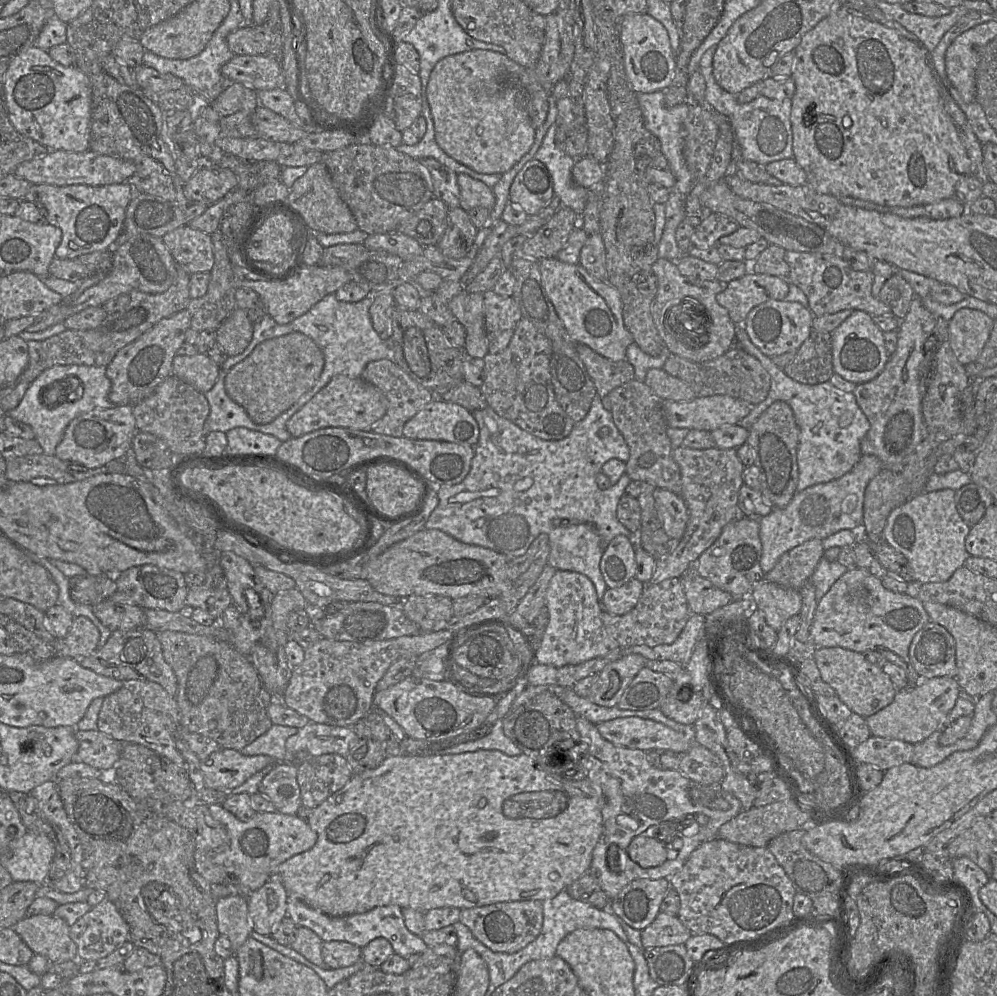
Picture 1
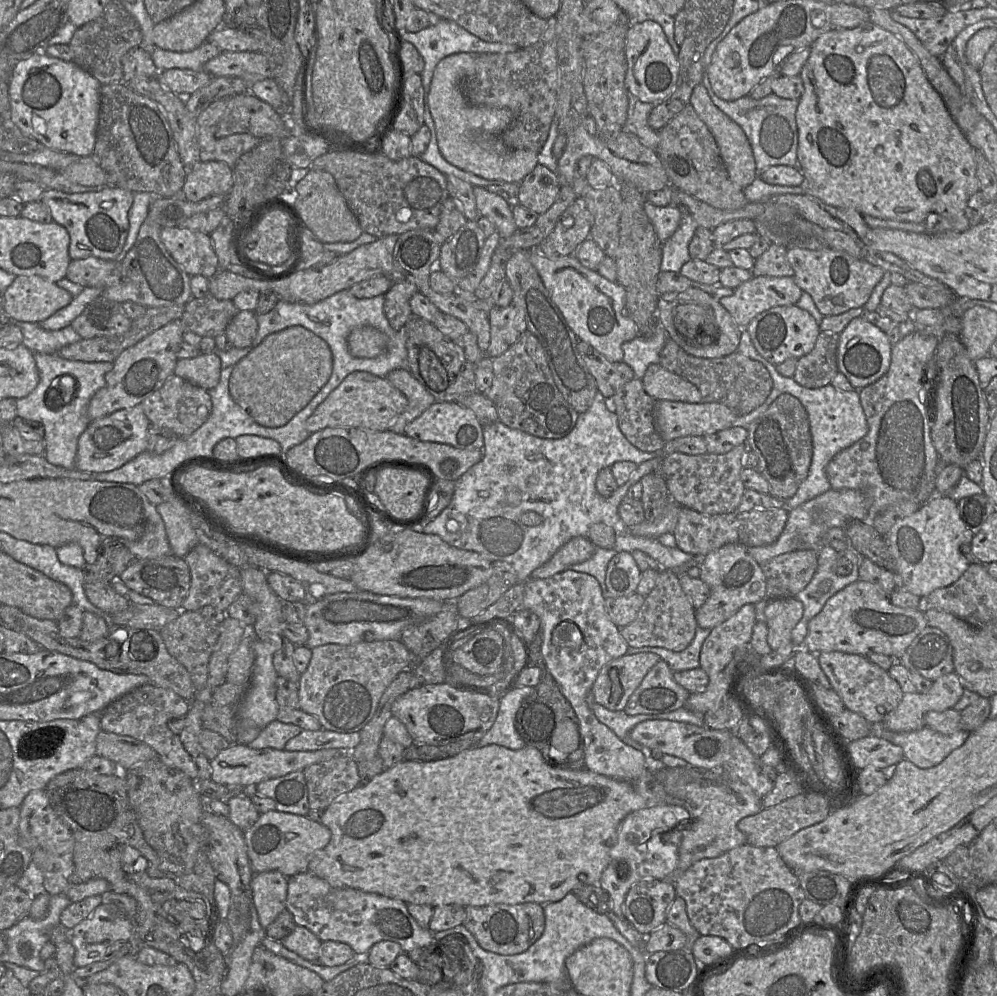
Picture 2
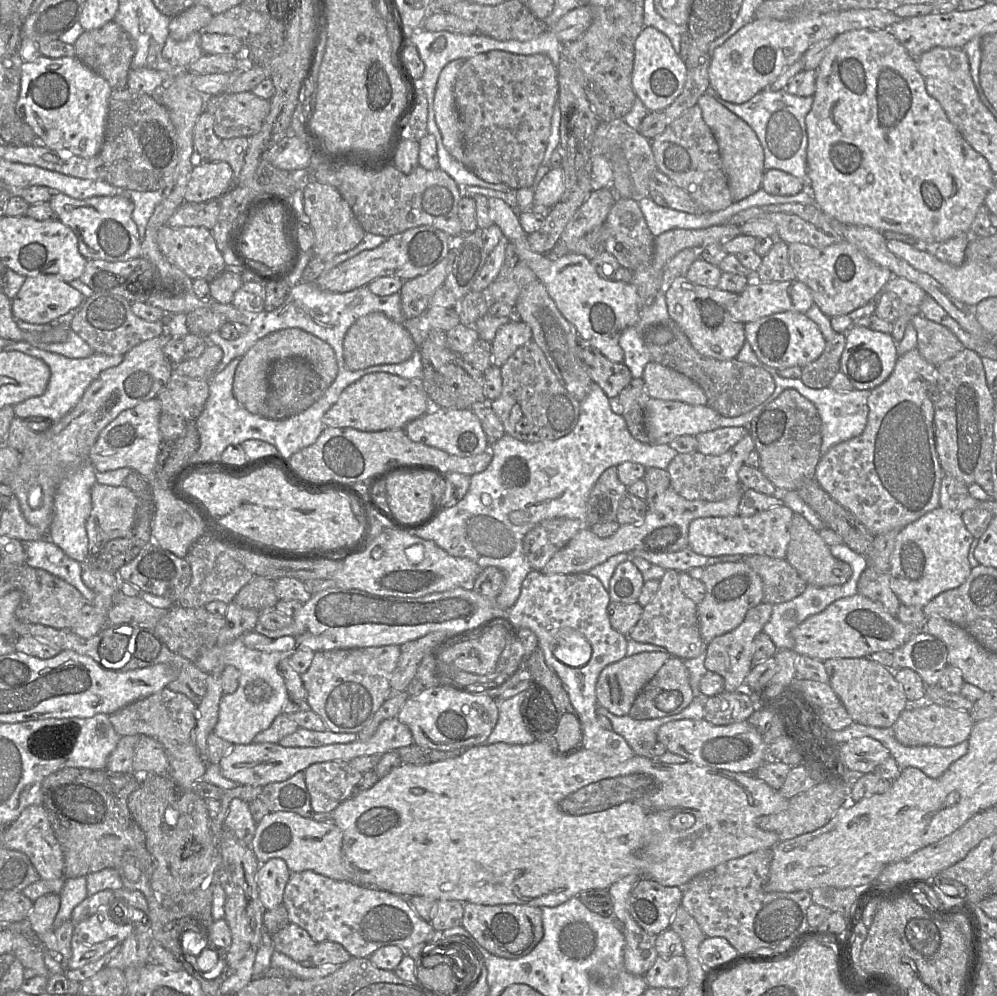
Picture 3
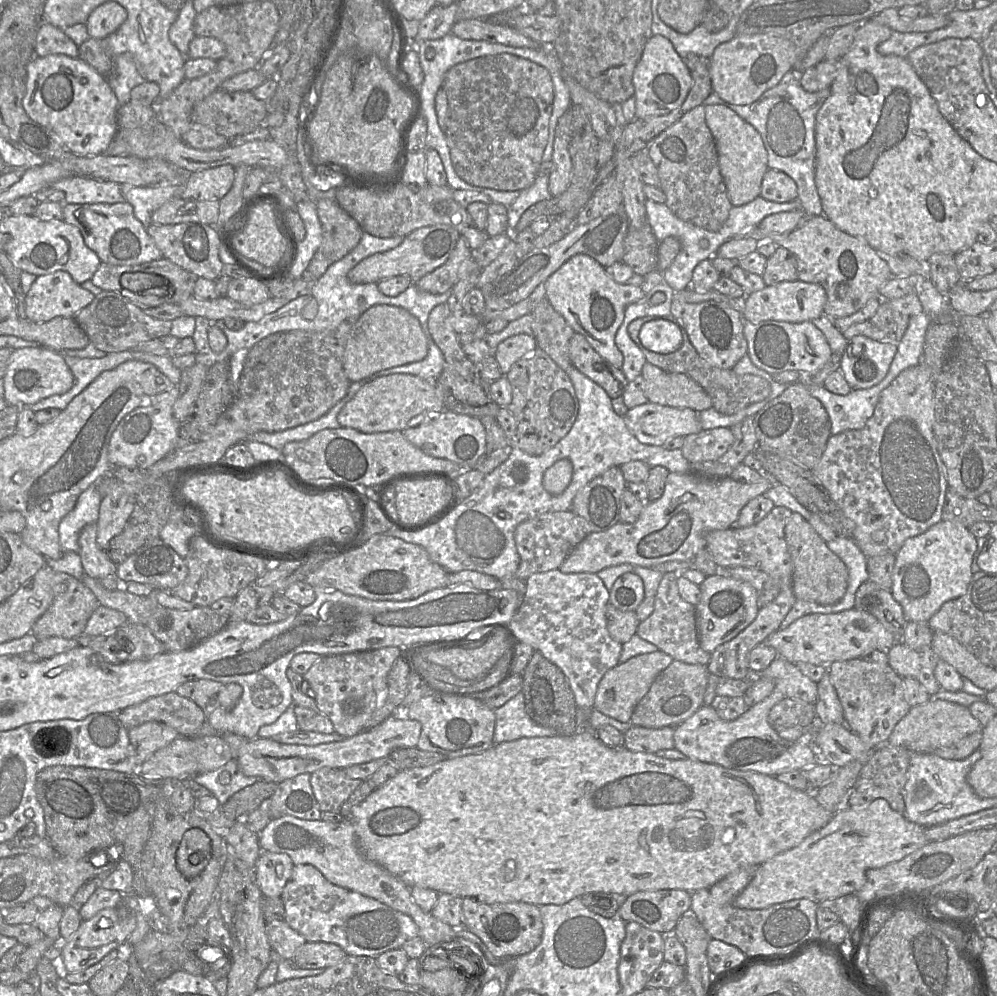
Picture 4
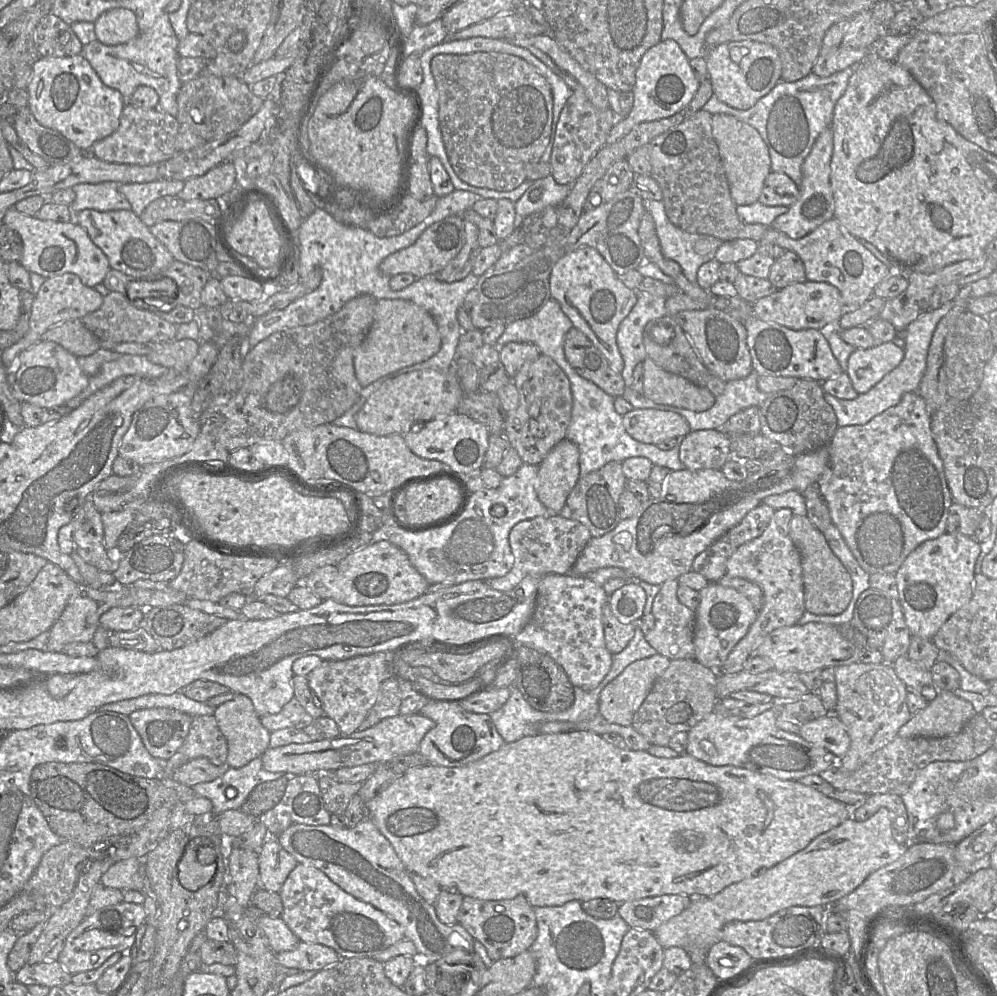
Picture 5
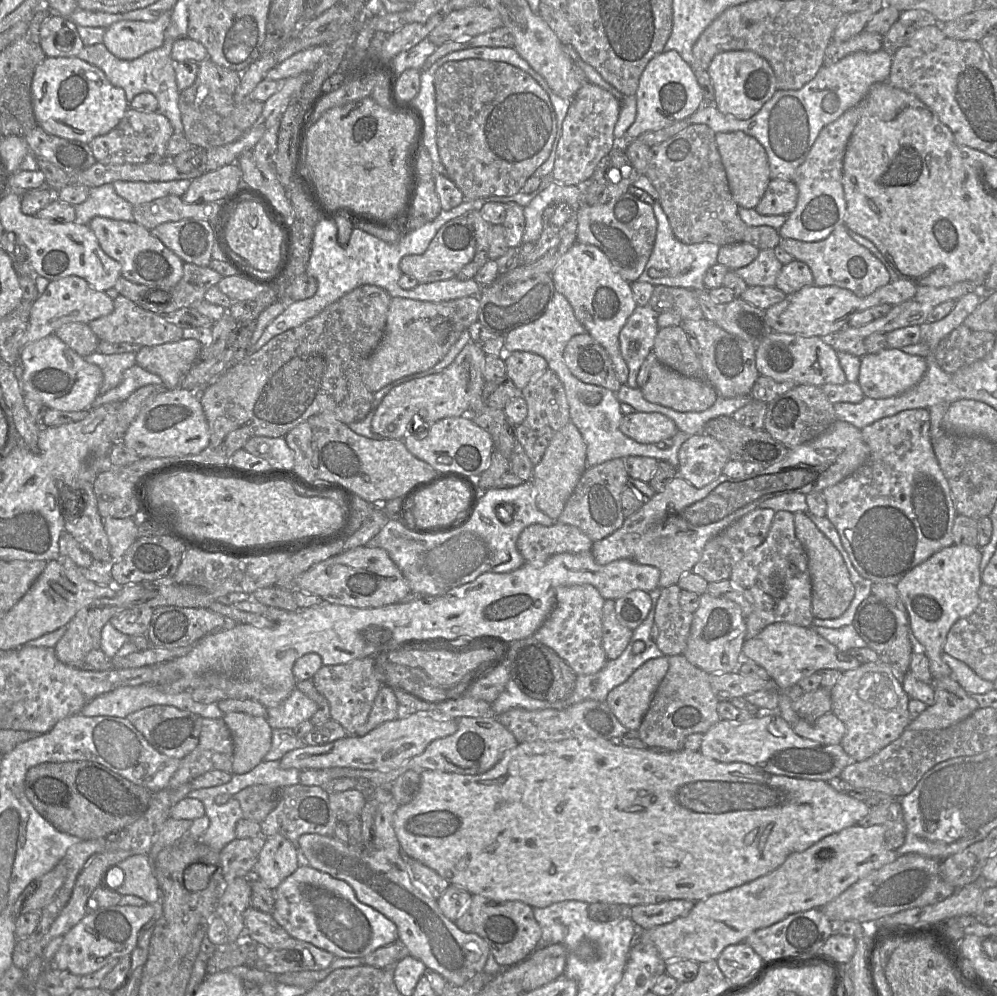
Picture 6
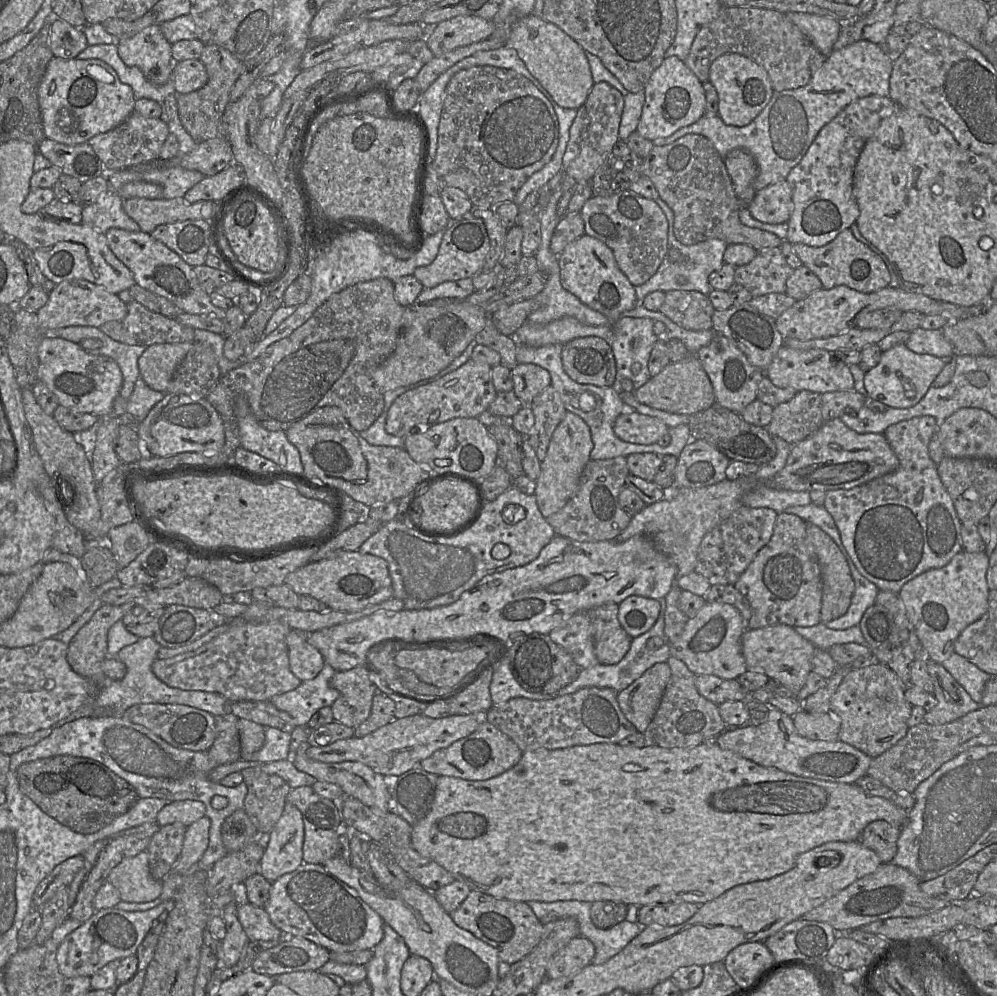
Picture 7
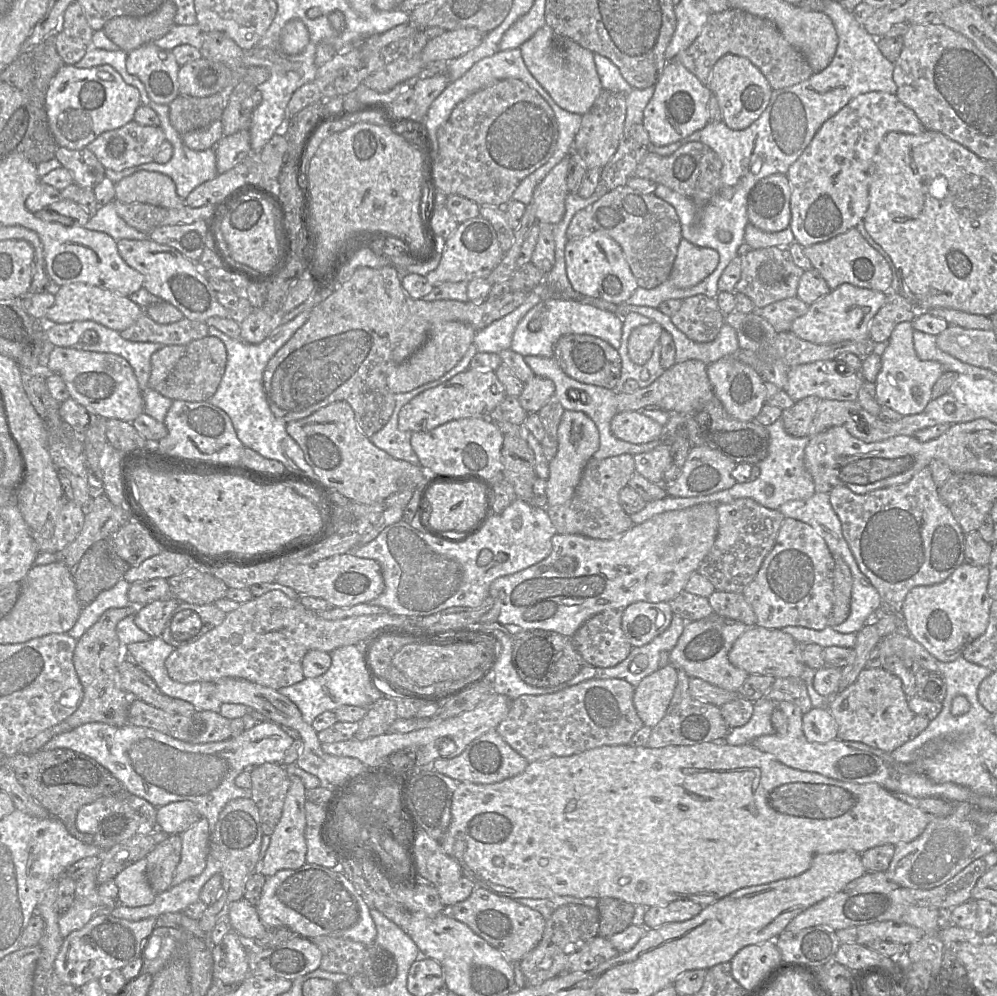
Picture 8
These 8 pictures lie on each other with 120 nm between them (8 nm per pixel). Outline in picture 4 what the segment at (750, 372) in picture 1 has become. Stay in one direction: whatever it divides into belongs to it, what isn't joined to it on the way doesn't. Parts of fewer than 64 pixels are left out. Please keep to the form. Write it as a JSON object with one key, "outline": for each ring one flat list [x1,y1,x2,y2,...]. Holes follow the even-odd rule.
{"outline":[[680,323,678,326,682,334,682,344,676,351,671,353,655,353,641,345,640,349,644,353,647,362,658,366,664,371,683,373,691,377,710,396,712,407,724,415,735,414,747,406,763,400,770,394,771,387,769,382,759,376,752,374,738,375,733,369,721,369,711,365,698,354,690,342,684,327]]}

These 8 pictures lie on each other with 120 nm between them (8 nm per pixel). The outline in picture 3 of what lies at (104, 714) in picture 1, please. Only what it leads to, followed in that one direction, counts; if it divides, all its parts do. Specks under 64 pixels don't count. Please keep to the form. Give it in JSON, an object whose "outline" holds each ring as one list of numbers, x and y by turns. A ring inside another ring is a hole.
{"outline":[[167,688,148,697,139,699,109,715,109,721,119,736,142,735,160,742,166,751,169,761,168,776,178,786,186,790,193,790,194,784,202,779,209,764,201,758,192,742,192,731,196,725,196,719,197,705,184,694,171,691]]}

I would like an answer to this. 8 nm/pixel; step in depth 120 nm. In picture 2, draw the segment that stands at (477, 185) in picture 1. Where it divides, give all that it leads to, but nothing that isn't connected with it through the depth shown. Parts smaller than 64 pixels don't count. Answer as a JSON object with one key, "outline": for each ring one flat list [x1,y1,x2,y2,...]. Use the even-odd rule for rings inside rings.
{"outline":[[473,186,473,194,478,213,494,224,500,238,508,238,518,229,512,207,502,197,481,186]]}

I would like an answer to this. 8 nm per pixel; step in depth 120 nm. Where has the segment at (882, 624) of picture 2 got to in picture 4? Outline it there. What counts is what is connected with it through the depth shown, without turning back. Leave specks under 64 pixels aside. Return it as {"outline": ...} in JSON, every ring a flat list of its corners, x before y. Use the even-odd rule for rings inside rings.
{"outline":[[852,608,837,613,817,613,802,616,787,628,771,634,764,642,777,651,778,657,791,663,806,662,828,667,832,662,861,658,873,650,887,652,896,643,896,639,873,615]]}

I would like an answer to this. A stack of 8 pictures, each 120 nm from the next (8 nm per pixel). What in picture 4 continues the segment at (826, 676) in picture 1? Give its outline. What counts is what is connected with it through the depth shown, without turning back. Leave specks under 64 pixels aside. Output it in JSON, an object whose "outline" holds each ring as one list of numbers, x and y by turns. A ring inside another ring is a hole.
{"outline":[[861,658,832,662,827,670,843,708,845,725,860,737,868,749,877,749,885,744,896,724,911,708,904,698,902,677,888,664,866,662]]}

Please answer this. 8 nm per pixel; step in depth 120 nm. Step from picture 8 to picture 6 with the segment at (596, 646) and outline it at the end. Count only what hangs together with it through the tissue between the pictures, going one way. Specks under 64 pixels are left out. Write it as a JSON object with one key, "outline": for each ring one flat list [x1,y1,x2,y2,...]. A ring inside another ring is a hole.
{"outline":[[607,599,602,608,602,645,608,660,618,658,627,647,633,630,617,620,615,600]]}

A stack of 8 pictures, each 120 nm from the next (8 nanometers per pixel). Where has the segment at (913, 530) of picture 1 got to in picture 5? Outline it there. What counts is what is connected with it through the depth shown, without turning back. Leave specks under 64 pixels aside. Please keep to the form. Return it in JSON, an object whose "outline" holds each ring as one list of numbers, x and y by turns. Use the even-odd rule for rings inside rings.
{"outline":[[946,532,913,550,895,574,907,627,912,635,933,639,940,627,973,595,975,563,981,552,975,537]]}

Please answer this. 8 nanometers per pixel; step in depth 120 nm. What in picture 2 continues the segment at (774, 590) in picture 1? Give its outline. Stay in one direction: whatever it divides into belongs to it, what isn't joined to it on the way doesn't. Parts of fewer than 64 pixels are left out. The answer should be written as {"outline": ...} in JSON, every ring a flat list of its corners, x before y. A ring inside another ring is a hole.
{"outline":[[795,597,768,599,764,609,767,641,772,650,793,646,791,632,803,616,804,606]]}

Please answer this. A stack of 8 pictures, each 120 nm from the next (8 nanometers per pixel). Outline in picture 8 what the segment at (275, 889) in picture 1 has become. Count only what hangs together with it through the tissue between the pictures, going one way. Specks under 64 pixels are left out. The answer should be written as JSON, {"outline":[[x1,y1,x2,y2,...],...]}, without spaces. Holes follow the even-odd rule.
{"outline":[[298,776,289,777,290,787,284,801,282,816,273,834,270,836,270,844,263,859,263,865,260,871,265,877,272,876,279,870,298,869,306,864,305,803,307,801,307,790]]}

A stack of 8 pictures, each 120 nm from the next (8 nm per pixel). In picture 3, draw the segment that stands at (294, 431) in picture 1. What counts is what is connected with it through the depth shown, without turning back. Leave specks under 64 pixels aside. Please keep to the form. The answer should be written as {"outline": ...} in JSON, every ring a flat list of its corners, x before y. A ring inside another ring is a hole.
{"outline":[[373,372,348,385,325,412,322,422,327,427,350,427,360,431,404,429,409,422,429,411,429,402,418,382]]}

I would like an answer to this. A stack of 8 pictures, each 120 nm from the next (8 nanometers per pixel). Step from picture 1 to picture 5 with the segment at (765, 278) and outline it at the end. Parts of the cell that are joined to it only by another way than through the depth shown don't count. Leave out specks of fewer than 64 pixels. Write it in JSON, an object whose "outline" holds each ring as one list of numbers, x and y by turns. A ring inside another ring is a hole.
{"outline":[[826,282,790,284,752,304,753,315,767,323,776,323,791,330,817,329,826,331,837,326,845,313,840,291]]}

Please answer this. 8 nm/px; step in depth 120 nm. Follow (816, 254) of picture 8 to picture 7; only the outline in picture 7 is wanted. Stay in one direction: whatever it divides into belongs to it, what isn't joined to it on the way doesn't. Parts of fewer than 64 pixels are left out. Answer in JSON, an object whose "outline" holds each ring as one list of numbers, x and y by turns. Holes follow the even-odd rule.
{"outline":[[849,228,823,246,792,244,793,252,821,281,824,289,845,285,862,293,871,293,890,285,890,275,882,259,858,241]]}

